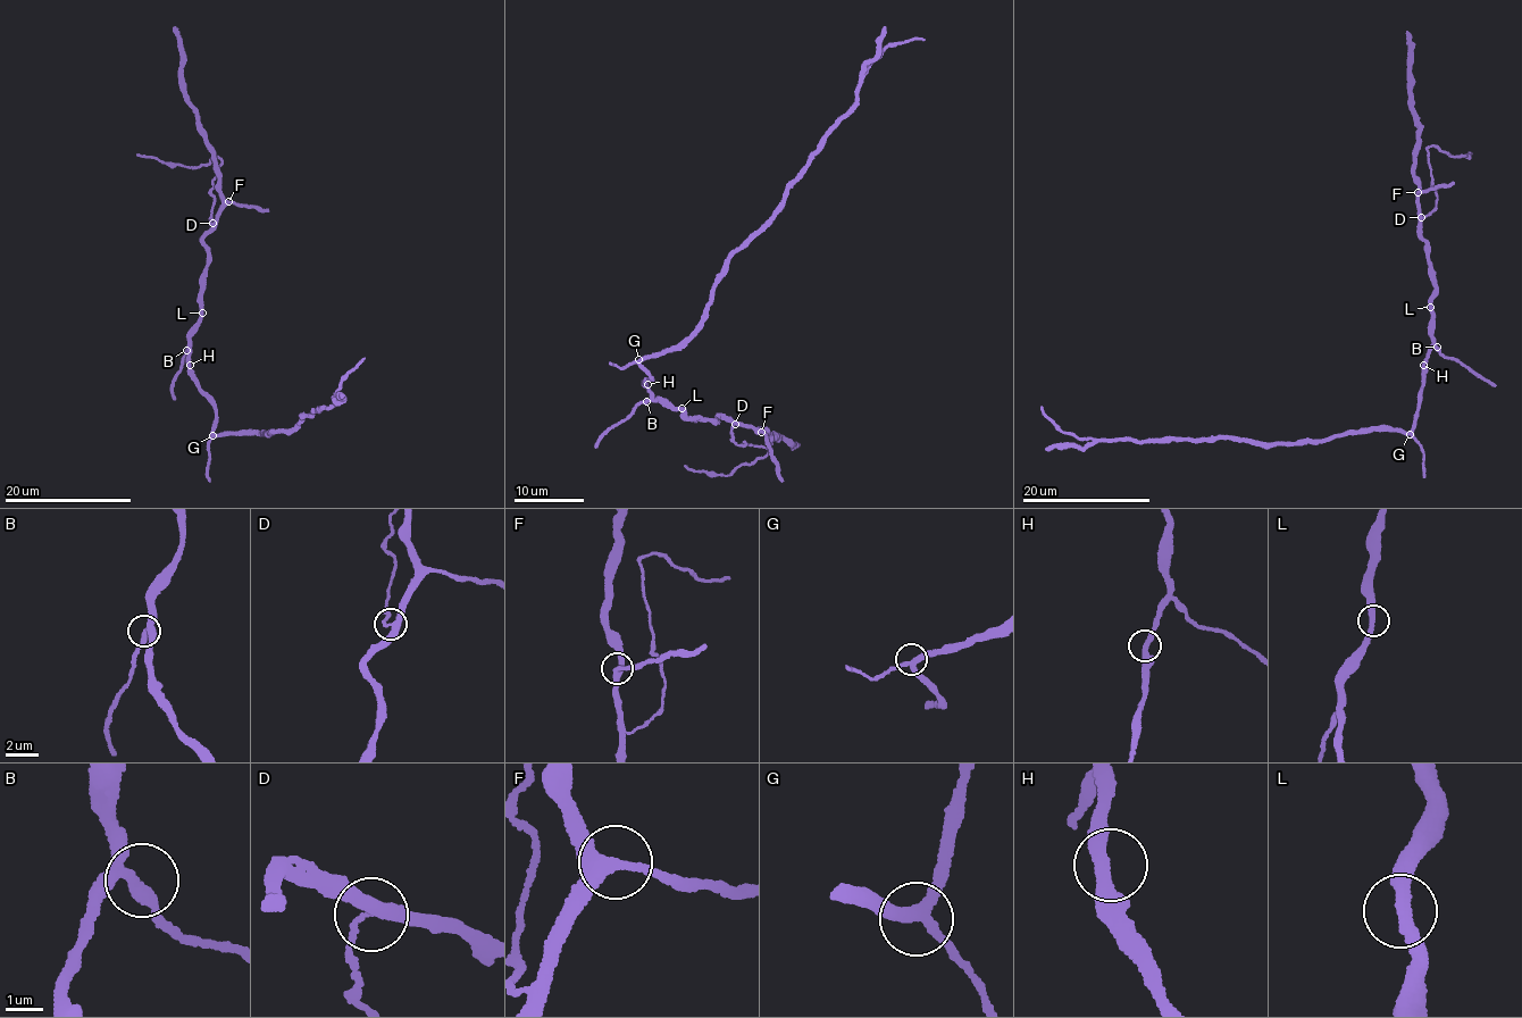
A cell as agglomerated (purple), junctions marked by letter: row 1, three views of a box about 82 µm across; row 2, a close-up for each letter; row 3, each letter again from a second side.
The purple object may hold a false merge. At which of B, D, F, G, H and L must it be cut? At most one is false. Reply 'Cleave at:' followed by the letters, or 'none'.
Cleave at: D

